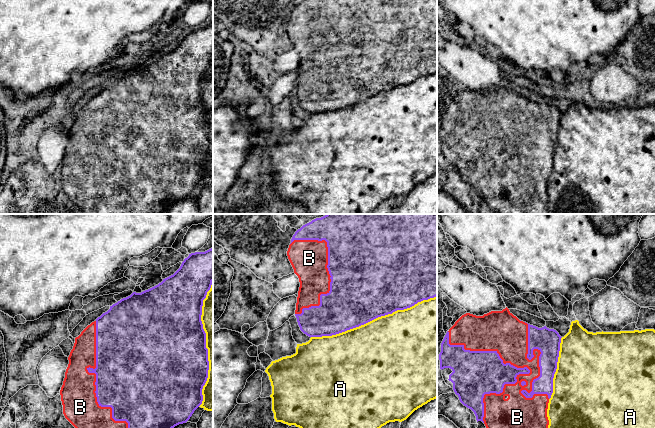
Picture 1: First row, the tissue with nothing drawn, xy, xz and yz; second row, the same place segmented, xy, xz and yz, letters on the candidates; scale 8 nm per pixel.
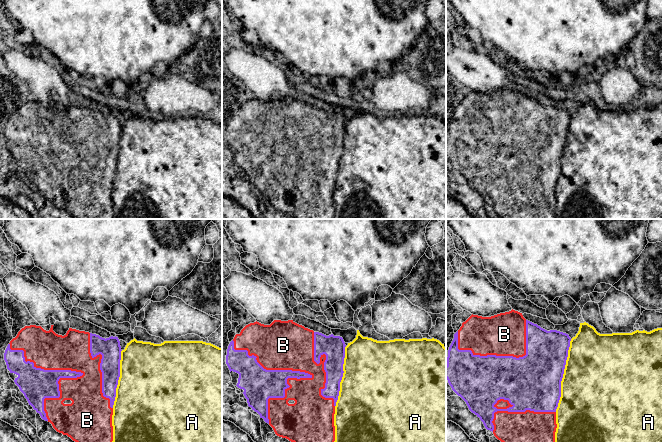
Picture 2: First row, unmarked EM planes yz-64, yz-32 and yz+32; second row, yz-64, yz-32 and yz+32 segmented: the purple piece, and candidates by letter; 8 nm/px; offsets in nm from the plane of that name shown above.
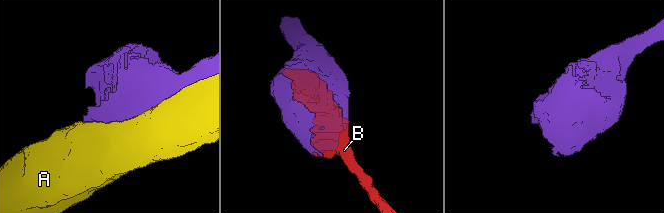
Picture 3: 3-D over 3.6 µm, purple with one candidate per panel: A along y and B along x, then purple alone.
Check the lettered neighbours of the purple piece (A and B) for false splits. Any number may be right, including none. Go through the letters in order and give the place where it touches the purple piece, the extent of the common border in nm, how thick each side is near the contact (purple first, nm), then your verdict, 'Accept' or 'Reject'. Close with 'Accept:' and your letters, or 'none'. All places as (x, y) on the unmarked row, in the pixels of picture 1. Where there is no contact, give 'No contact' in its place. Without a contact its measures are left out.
A: Touches purple at xz (373, 95). Shared border 1050 nm. Thickness 500 nm (purple) against 500 nm. Reject
B: Touches purple at yz (522, 144). Shared border 800 nm. Thickness 260 nm (purple) against 280 nm. Accept
Accept: B

